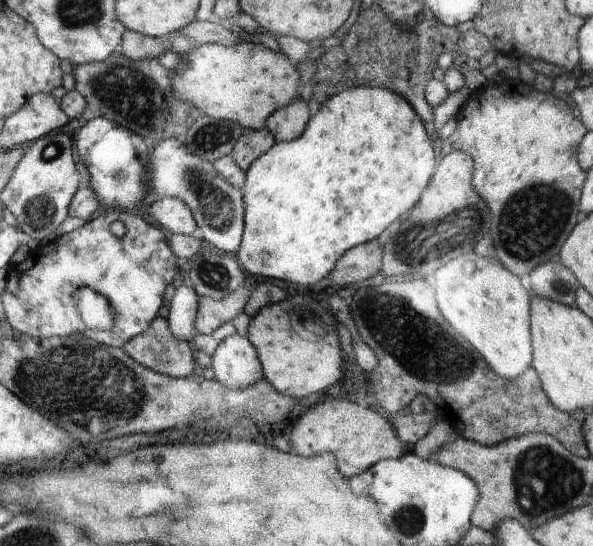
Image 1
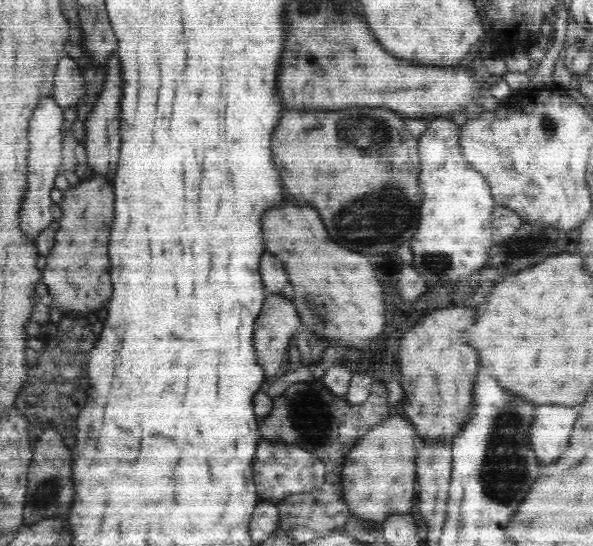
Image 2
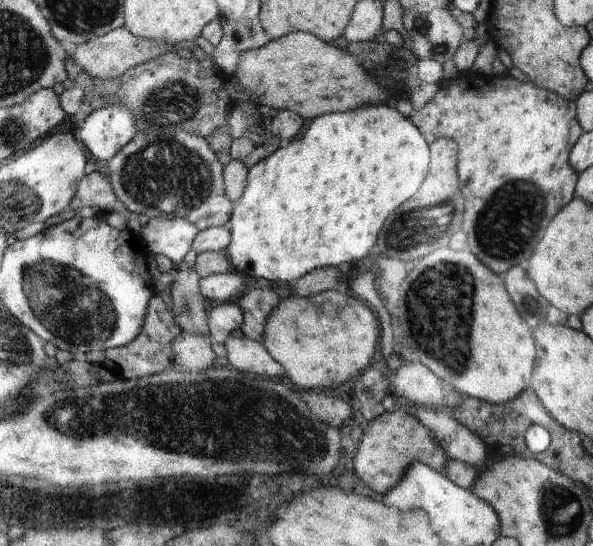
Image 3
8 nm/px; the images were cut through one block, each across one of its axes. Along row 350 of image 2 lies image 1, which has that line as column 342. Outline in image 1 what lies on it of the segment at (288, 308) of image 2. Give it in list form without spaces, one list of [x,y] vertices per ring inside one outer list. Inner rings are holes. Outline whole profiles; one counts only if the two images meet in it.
[[[378,239],[350,249],[338,260],[332,270],[332,280],[340,287],[352,287],[355,282],[366,280],[384,269],[385,250]]]

